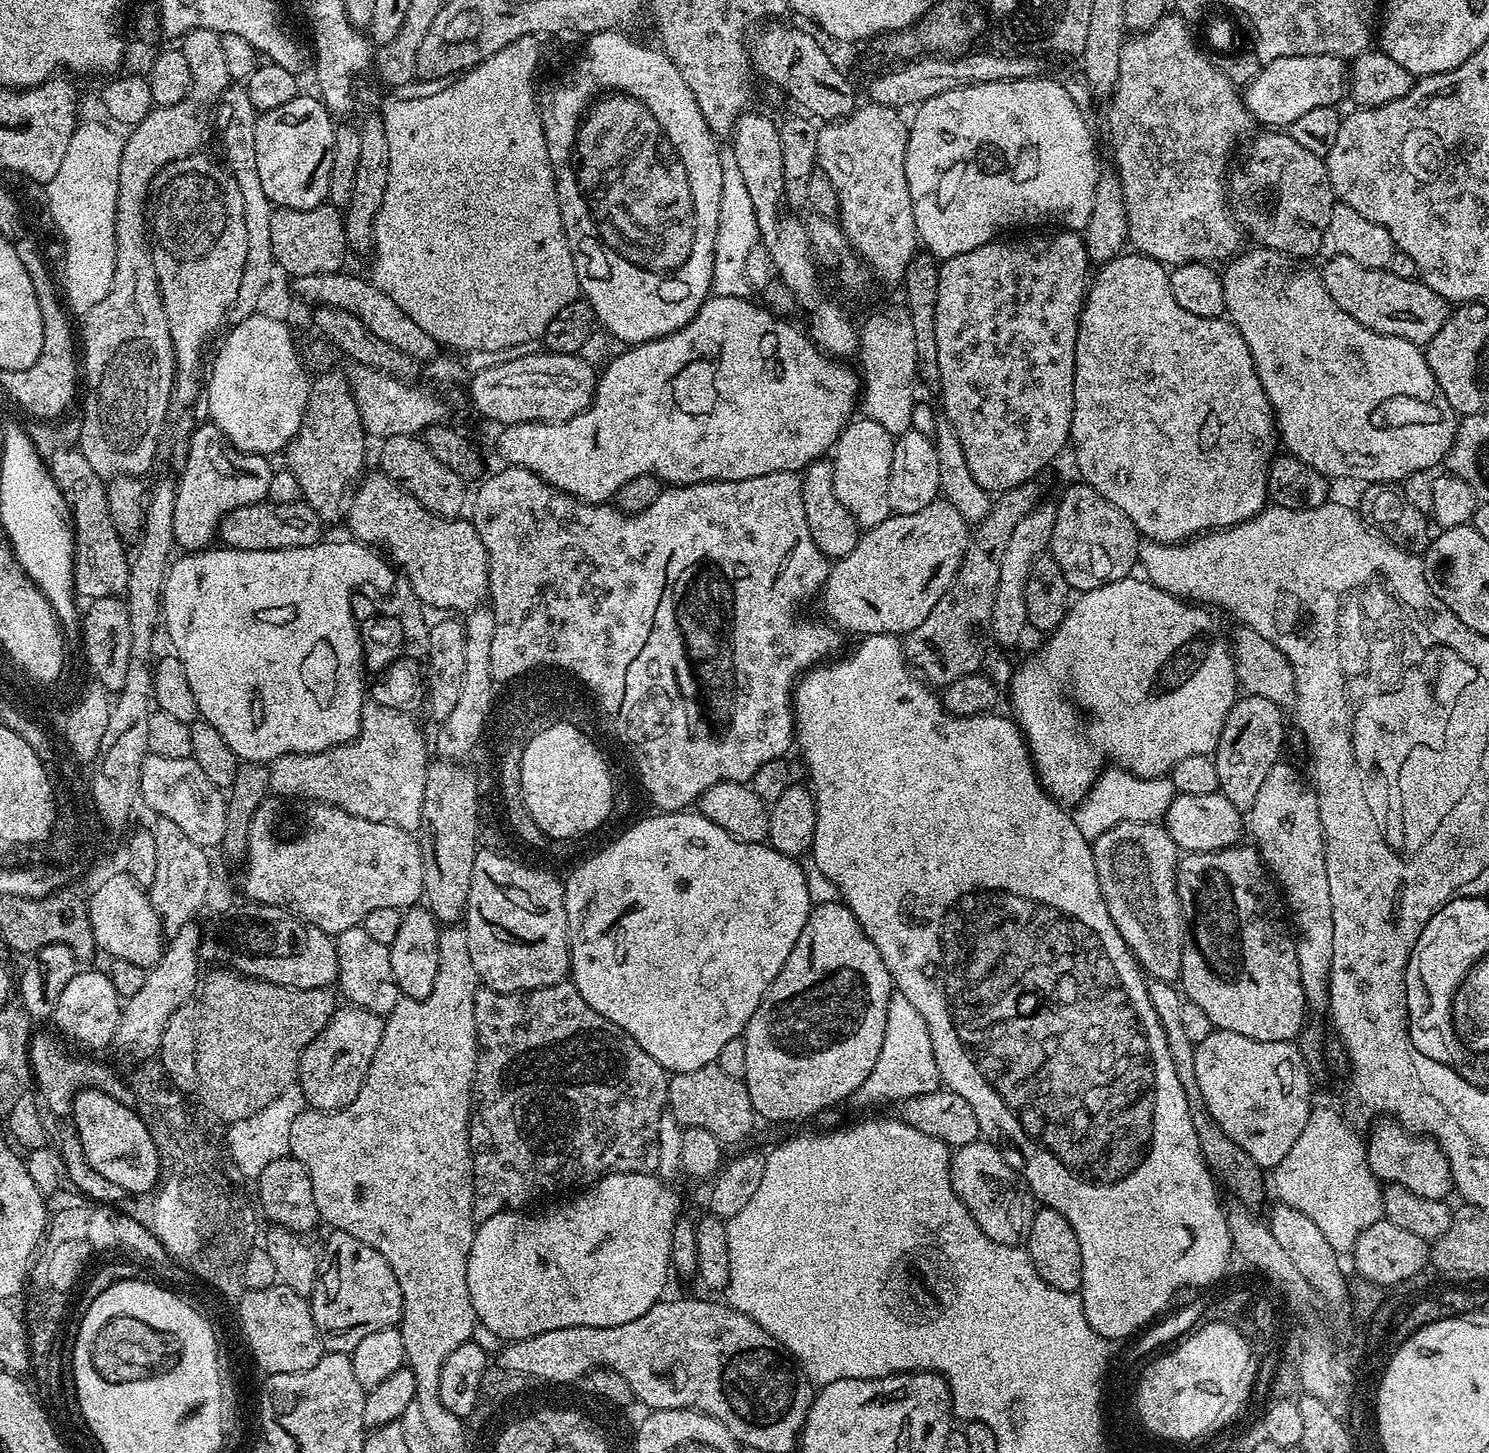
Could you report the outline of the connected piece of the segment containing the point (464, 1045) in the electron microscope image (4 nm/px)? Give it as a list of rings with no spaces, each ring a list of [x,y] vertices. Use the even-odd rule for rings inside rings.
[[[444,926],[440,928],[440,937],[438,938],[438,974],[434,976],[434,990],[430,990],[430,994],[421,1000],[415,1000],[409,996],[405,996],[399,1000],[394,1006],[394,1010],[389,1012],[385,1021],[384,1029],[382,1030],[382,1042],[378,1042],[378,1054],[374,1054],[374,1062],[370,1062],[370,1070],[364,1079],[362,1090],[358,1090],[358,1098],[354,1098],[354,1102],[350,1102],[350,1106],[346,1106],[337,1112],[325,1112],[323,1114],[315,1110],[305,1110],[302,1114],[298,1114],[298,1118],[294,1118],[294,1123],[290,1125],[290,1153],[296,1157],[298,1162],[302,1162],[302,1166],[306,1166],[308,1177],[310,1178],[310,1186],[314,1190],[314,1206],[318,1206],[318,1214],[321,1221],[329,1229],[337,1232],[345,1232],[346,1234],[354,1234],[354,1238],[358,1238],[362,1242],[366,1242],[366,1246],[374,1246],[374,1250],[378,1250],[378,1254],[382,1254],[382,1258],[386,1258],[386,1262],[390,1262],[390,1270],[394,1270],[394,1274],[398,1278],[398,1282],[402,1286],[402,1310],[400,1323],[398,1325],[401,1334],[406,1334],[406,1330],[410,1330],[412,1334],[434,1334],[436,1338],[436,1380],[439,1384],[442,1382],[442,1366],[446,1366],[446,1358],[450,1358],[450,1354],[454,1354],[454,1350],[458,1350],[458,1346],[469,1343],[472,1338],[472,1331],[477,1324],[476,1311],[470,1302],[470,1286],[466,1286],[466,1266],[468,1265],[468,1255],[470,1254],[470,1246],[472,1239],[476,1237],[477,1225],[472,1219],[472,1151],[470,1150],[470,1142],[468,1141],[468,1122],[472,1118],[472,1084],[476,1080],[476,1023],[474,1022],[474,994],[476,989],[481,987],[480,978],[474,970],[474,962],[470,962],[470,942],[466,938],[466,930],[462,926]]]

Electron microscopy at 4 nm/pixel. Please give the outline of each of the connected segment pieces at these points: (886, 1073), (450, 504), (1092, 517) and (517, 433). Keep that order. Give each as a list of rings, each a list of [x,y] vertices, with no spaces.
[[[893,995],[886,1018],[886,1034],[882,1038],[882,1052],[878,1054],[878,1062],[874,1062],[874,1070],[870,1070],[870,1078],[862,1082],[859,1099],[868,1104],[876,1104],[879,1100],[903,1102],[911,1096],[935,1092],[941,1084],[940,1071],[934,1062],[930,1030],[926,1030],[922,1014],[918,1014],[918,1010],[914,1010],[904,996]]]
[[[419,435],[415,436],[390,436],[383,441],[380,448],[379,471],[389,476],[392,481],[400,485],[405,492],[409,492],[426,510],[430,510],[436,516],[445,518],[456,518],[465,511],[464,488],[466,481],[458,478],[454,470],[442,466],[434,454],[424,445]]]
[[[1072,484],[1058,499],[1050,555],[1066,574],[1069,589],[1089,592],[1129,575],[1137,567],[1141,543],[1130,518],[1088,484]]]
[[[712,296],[704,301],[704,305],[698,310],[698,314],[692,319],[689,324],[680,328],[676,332],[672,332],[669,336],[663,336],[657,340],[651,340],[645,344],[633,344],[625,347],[623,350],[617,351],[616,355],[611,360],[603,365],[602,371],[599,373],[596,381],[596,393],[592,399],[592,405],[586,410],[582,410],[574,418],[562,420],[558,424],[509,424],[503,429],[504,432],[500,436],[500,452],[505,456],[509,465],[518,468],[529,468],[534,474],[538,474],[543,478],[545,484],[552,485],[553,488],[558,488],[562,492],[568,492],[571,496],[576,496],[580,500],[588,500],[592,504],[603,504],[611,501],[617,495],[617,492],[626,482],[631,479],[638,478],[639,475],[653,475],[665,485],[675,486],[677,484],[697,484],[698,482],[706,482],[707,480],[741,480],[742,478],[758,478],[762,474],[778,474],[779,472],[794,472],[797,474],[803,473],[804,469],[814,460],[827,457],[833,451],[836,439],[840,437],[841,432],[848,427],[853,419],[852,411],[858,408],[858,397],[862,392],[862,380],[852,368],[847,368],[847,363],[841,362],[839,359],[833,358],[826,352],[820,351],[819,346],[812,341],[812,337],[800,332],[792,324],[787,324],[787,319],[781,318],[777,313],[769,310],[767,307],[761,306],[759,303],[752,304],[751,299],[743,300],[742,298],[726,298],[725,296]]]

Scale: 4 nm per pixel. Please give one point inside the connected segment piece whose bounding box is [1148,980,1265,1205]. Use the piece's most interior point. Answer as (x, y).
(1230, 1165)

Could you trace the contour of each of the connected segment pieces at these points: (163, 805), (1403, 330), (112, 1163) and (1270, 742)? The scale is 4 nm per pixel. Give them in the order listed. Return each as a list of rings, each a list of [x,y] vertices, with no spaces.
[[[149,753],[144,760],[140,779],[141,803],[161,819],[174,822],[185,831],[186,838],[200,848],[212,850],[219,847],[225,837],[227,795],[203,773],[202,766],[192,757],[164,758]]]
[[[1331,257],[1322,268],[1324,285],[1330,290],[1330,298],[1370,330],[1394,338],[1406,338],[1411,344],[1427,346],[1438,330],[1442,330],[1450,315],[1449,301],[1442,299],[1423,280],[1398,278],[1398,274],[1383,268],[1358,266],[1354,258]]]
[[[84,1087],[71,1100],[70,1110],[90,1166],[126,1194],[151,1193],[159,1178],[158,1150],[137,1109],[119,1104],[102,1090]]]
[[[1247,694],[1241,695],[1230,710],[1230,714],[1222,726],[1222,734],[1218,738],[1214,759],[1218,770],[1219,792],[1227,800],[1234,802],[1236,808],[1247,810],[1254,806],[1254,797],[1262,787],[1266,774],[1270,774],[1270,770],[1281,759],[1280,751],[1284,748],[1284,716],[1282,709],[1274,702],[1270,702],[1270,698],[1258,698]]]

